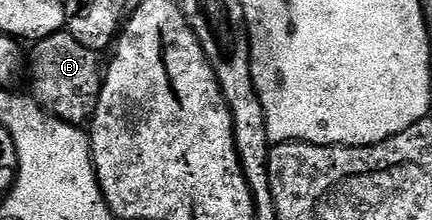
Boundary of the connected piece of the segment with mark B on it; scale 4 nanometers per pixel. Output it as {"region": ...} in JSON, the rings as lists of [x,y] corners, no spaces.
{"region":[[[65,31],[33,42],[31,49],[28,53],[28,81],[30,77],[29,92],[33,100],[51,117],[58,117],[70,125],[85,126],[96,111],[104,80],[104,65],[98,62],[101,61],[99,54],[76,43],[76,39]]]}

